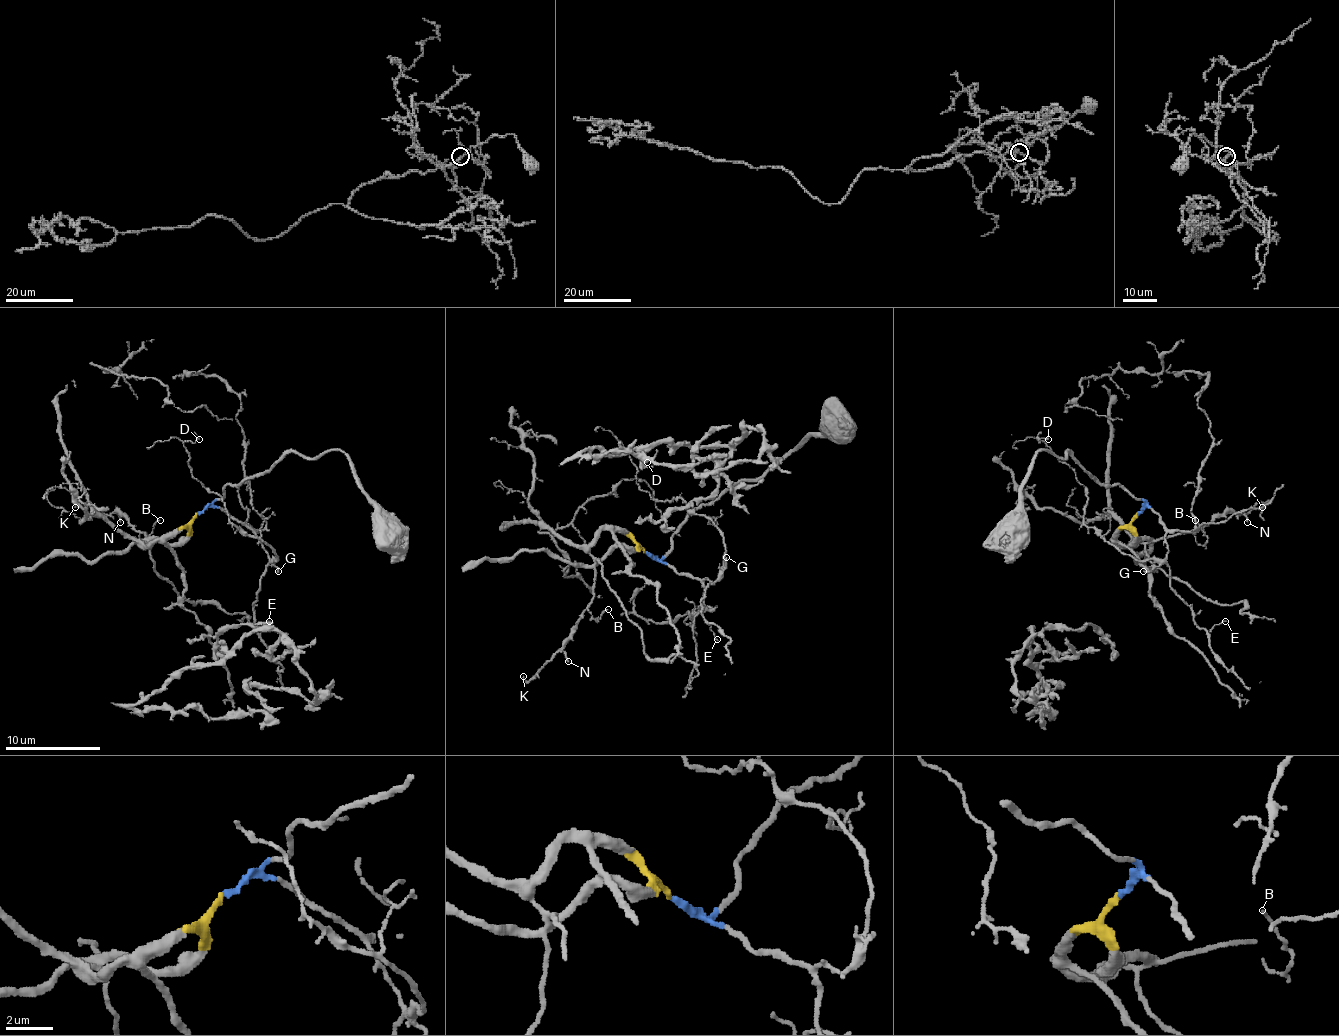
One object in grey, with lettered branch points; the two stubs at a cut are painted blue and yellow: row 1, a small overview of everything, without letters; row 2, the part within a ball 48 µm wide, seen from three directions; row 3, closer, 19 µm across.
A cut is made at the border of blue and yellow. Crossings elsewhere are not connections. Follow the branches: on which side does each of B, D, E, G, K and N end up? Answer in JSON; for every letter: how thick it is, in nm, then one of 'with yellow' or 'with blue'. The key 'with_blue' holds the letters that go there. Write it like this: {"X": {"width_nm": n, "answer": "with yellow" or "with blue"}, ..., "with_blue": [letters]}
{"B": {"width_nm": 110, "answer": "with yellow"}, "D": {"width_nm": 80, "answer": "with blue"}, "E": {"width_nm": 110, "answer": "with blue"}, "G": {"width_nm": 140, "answer": "with blue"}, "K": {"width_nm": 160, "answer": "with yellow"}, "N": {"width_nm": 130, "answer": "with yellow"}, "with_blue": ["D", "E", "G"]}

